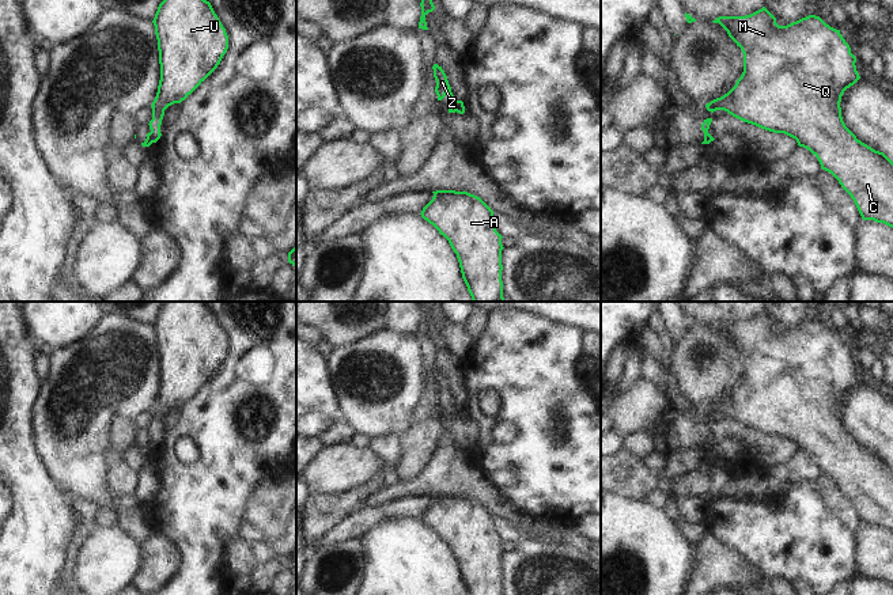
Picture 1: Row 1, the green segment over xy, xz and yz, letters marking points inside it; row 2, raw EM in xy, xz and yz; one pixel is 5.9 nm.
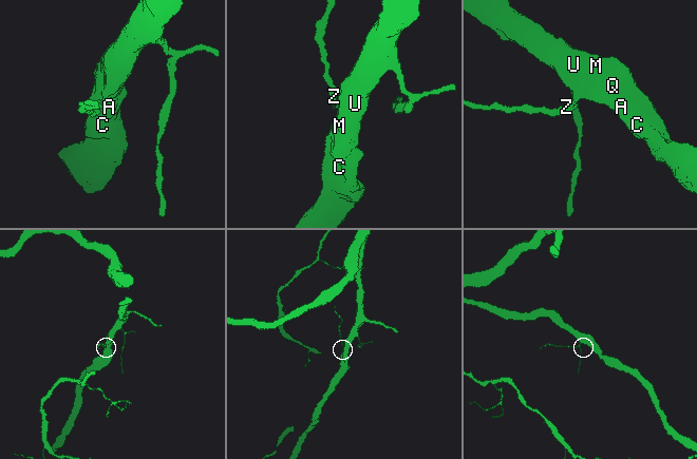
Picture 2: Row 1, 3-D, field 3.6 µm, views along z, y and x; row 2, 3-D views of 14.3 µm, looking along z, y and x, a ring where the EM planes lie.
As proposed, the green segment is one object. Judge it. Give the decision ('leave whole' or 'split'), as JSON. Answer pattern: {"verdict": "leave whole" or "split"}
{"verdict": "split"}

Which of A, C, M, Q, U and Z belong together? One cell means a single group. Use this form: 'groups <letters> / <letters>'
groups A C M Q U / Z

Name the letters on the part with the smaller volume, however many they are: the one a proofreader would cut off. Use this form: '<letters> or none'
Z

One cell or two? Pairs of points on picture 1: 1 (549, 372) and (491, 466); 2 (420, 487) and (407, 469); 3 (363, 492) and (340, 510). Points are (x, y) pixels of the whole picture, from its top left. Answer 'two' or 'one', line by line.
1: one
2: two
3: one

